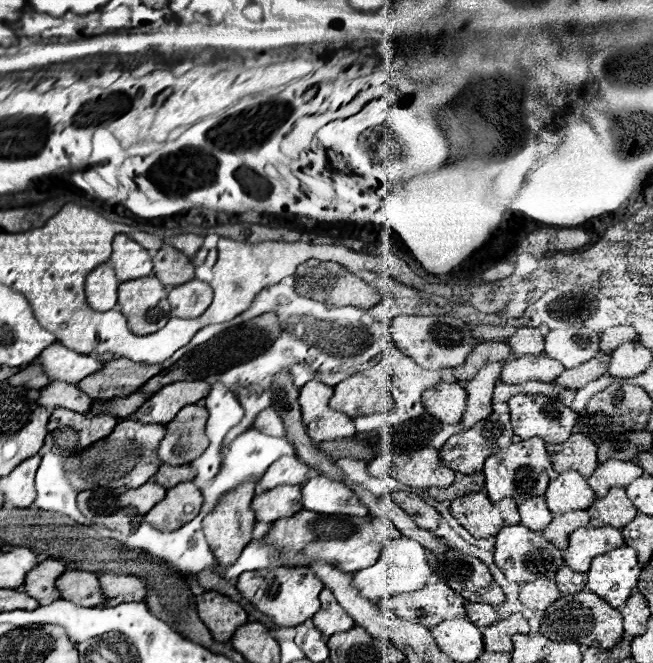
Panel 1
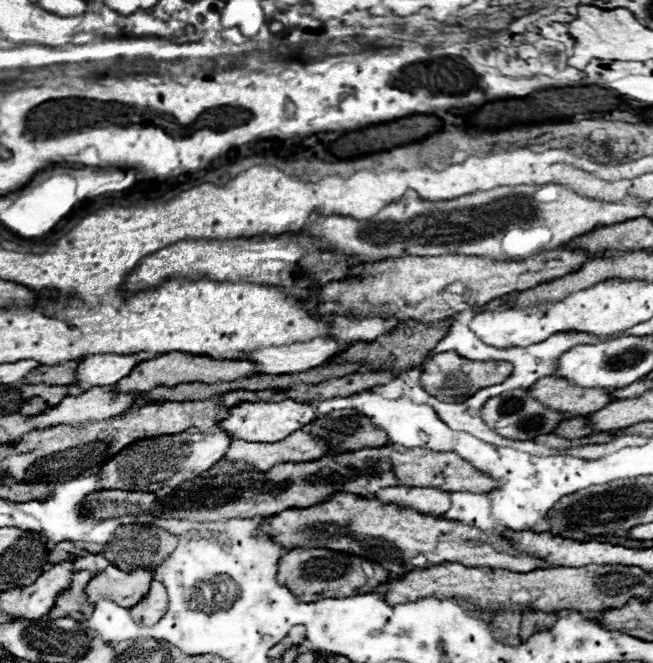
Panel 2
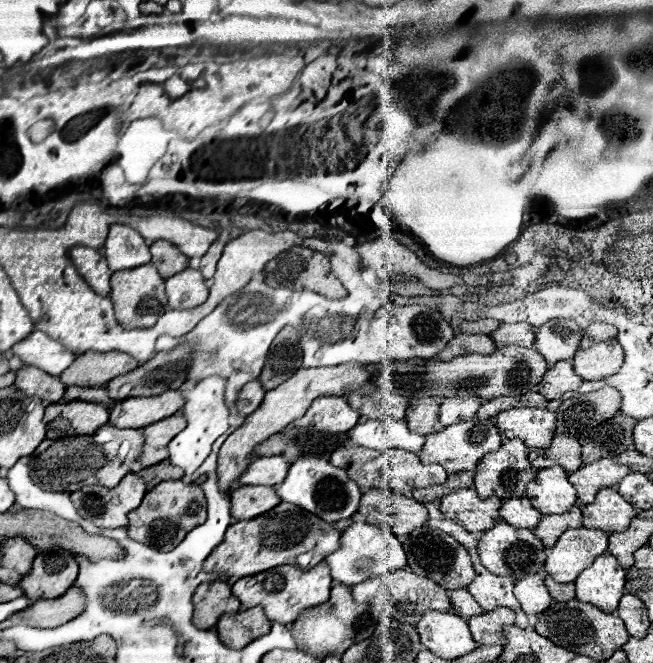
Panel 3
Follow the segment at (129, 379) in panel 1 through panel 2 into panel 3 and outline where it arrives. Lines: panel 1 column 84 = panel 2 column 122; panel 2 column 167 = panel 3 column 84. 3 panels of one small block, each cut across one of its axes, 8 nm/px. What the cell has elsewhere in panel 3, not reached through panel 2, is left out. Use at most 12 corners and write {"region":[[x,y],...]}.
{"region":[[124,352],[78,356],[60,374],[66,386],[104,386],[140,362]]}

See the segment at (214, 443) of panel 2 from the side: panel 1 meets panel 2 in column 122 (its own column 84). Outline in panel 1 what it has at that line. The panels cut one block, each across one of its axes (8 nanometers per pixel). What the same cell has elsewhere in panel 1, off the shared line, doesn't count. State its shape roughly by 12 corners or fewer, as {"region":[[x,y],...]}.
{"region":[[120,420],[64,458],[76,492],[138,488],[162,464],[162,424]]}

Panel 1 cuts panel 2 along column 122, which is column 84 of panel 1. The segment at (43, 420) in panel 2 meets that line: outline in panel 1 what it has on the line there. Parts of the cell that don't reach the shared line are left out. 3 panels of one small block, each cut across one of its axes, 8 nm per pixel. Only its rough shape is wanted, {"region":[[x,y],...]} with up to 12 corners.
{"region":[[54,380],[40,390],[38,404],[86,412],[92,398],[74,384]]}

